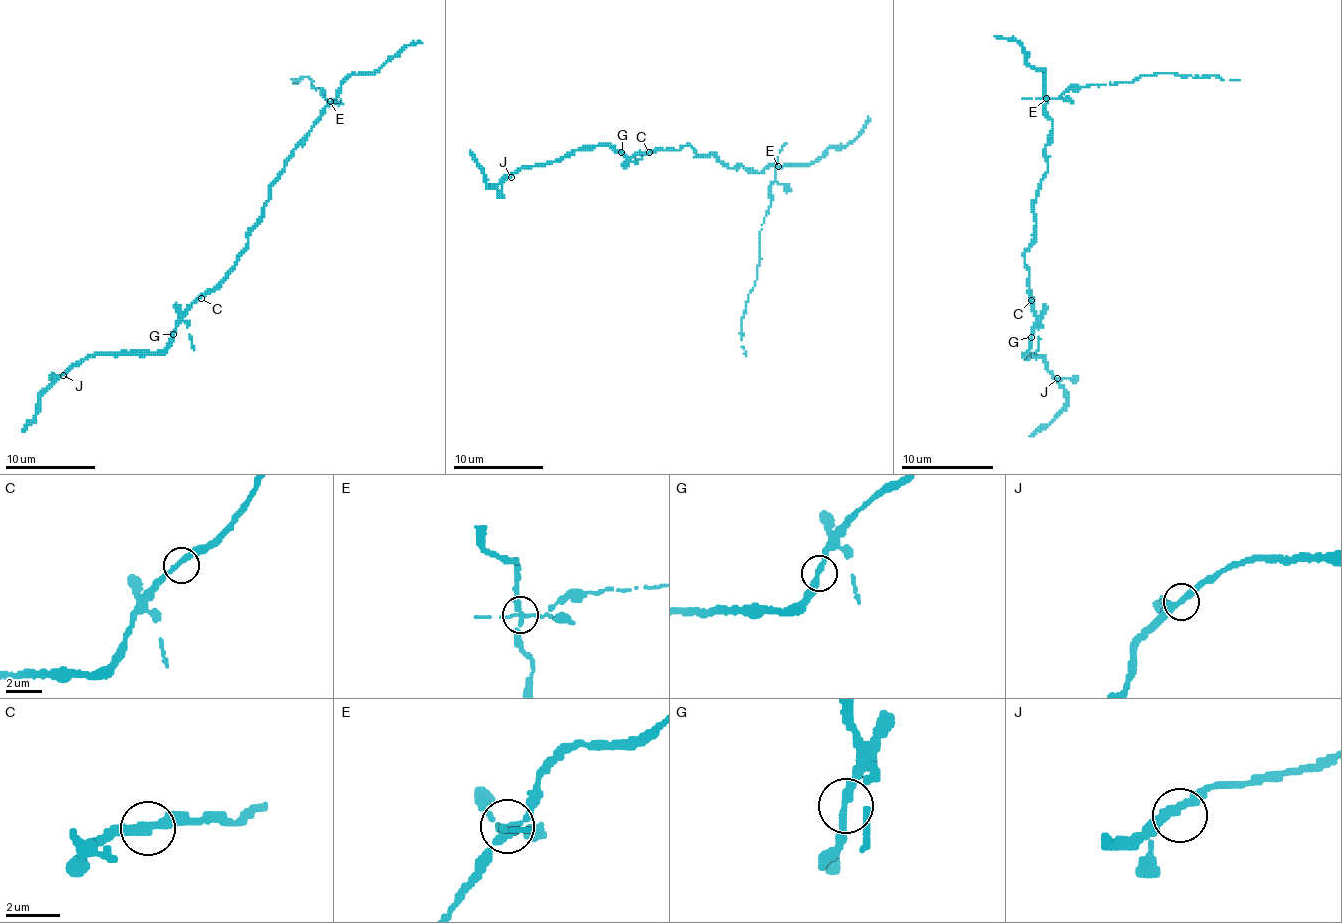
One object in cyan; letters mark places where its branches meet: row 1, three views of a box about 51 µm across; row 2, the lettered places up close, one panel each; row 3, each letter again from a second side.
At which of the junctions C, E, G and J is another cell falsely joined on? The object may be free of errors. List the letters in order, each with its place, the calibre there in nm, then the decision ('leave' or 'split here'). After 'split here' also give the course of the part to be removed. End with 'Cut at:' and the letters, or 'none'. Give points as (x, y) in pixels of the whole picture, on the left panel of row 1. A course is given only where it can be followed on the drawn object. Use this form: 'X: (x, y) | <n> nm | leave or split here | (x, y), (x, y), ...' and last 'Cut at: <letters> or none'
C: (201, 298) | 300 nm | leave
E: (330, 101) | 240 nm | split here | (329, 101), (320, 88), (311, 88), (309, 77), (293, 79), (293, 83), (298, 83)
G: (173, 334) | 320 nm | leave
J: (63, 375) | 280 nm | leave
Cut at: E

